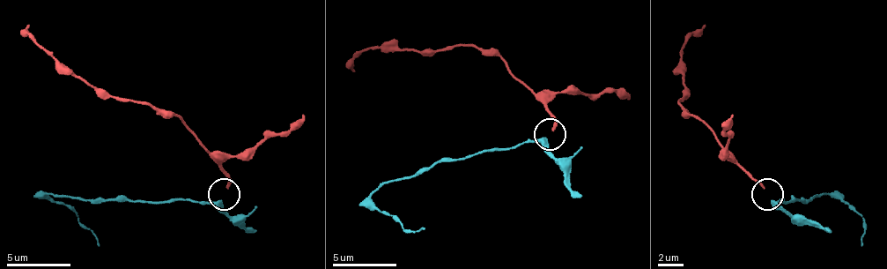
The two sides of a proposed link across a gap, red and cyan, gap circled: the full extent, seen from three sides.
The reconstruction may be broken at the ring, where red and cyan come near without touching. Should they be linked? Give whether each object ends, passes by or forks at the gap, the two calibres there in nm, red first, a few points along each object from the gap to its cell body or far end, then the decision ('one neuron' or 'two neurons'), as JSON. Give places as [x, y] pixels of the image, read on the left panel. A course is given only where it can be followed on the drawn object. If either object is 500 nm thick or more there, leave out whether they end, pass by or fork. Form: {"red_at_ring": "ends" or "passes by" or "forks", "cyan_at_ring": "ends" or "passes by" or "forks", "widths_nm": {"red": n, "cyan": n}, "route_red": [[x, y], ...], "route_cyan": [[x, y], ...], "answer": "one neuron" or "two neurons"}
{"red_at_ring": "ends", "cyan_at_ring": "passes by", "widths_nm": {"red": 200, "cyan": 320}, "route_red": [[227, 188], [227, 172], [182, 121], [147, 105], [99, 95], [39, 44], [26, 32], [30, 26]], "route_cyan": [[220, 201], [87, 201], [46, 194], [77, 220], [99, 245]], "answer": "one neuron"}

